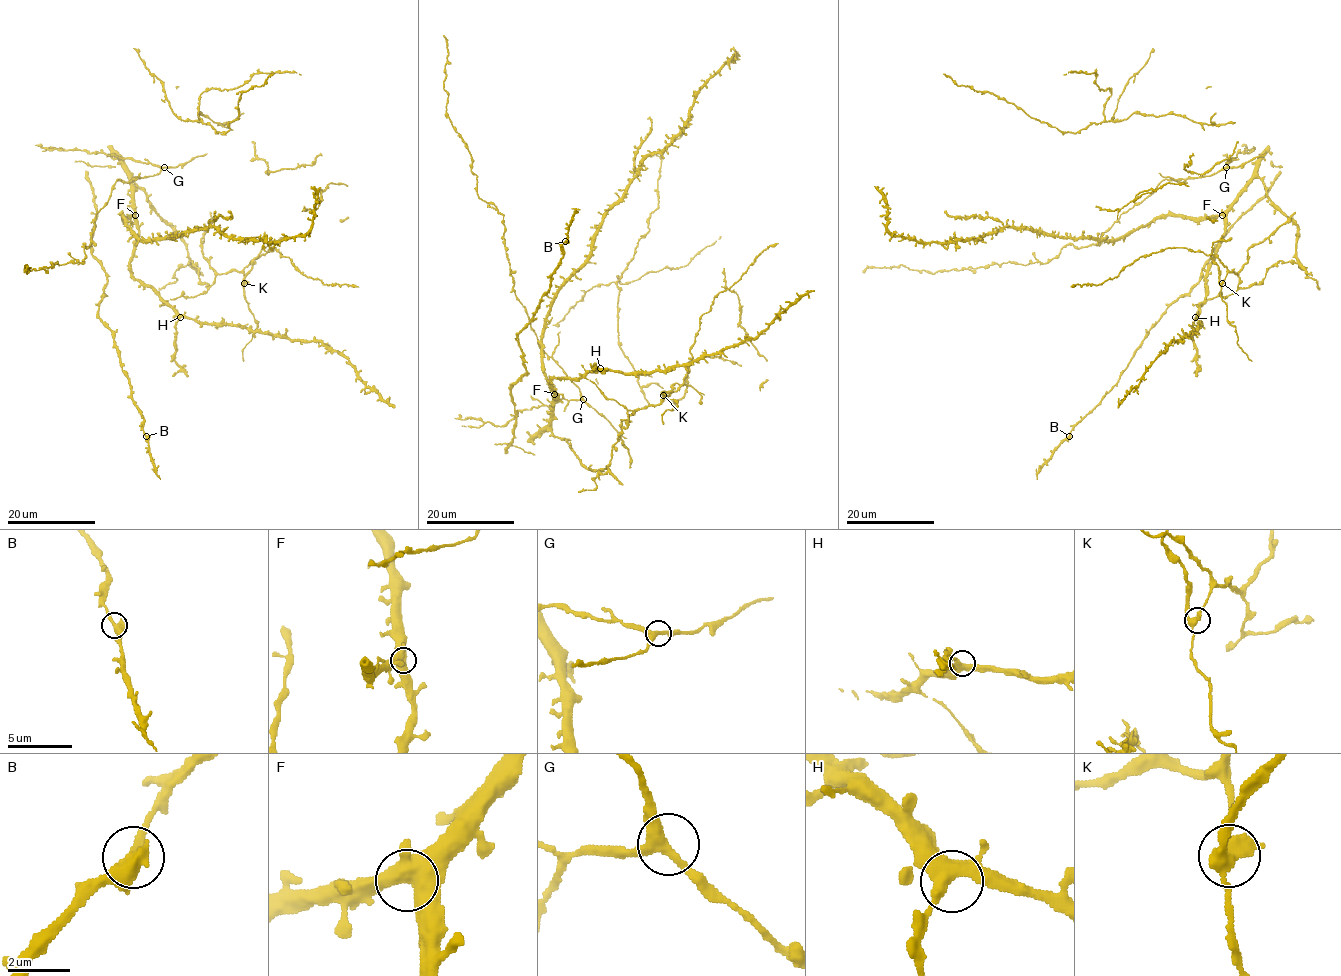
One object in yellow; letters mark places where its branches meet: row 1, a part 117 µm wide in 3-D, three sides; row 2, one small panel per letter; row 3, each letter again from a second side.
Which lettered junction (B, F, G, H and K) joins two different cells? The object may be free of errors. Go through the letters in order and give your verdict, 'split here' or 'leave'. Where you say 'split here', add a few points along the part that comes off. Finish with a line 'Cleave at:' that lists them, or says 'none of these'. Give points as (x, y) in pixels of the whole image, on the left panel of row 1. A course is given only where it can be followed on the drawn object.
B: leave
F: leave
G: leave
H: leave
K: split here | (244, 283), (244, 298), (257, 324), (252, 339), (243, 349), (243, 361)
Cleave at: K

